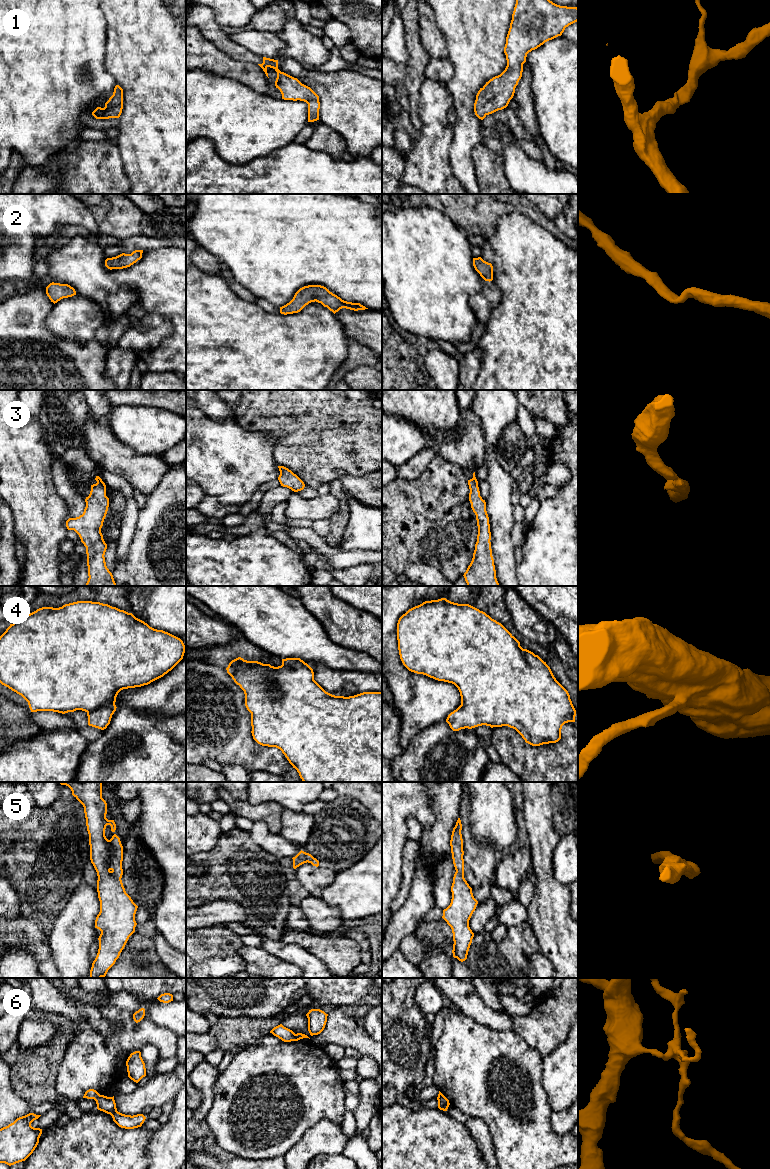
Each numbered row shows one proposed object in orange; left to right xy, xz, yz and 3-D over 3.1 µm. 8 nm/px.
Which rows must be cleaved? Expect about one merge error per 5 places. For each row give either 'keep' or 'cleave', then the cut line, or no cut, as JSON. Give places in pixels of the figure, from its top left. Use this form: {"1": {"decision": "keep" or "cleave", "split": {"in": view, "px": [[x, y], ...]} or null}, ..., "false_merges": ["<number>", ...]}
{"1": {"decision": "keep", "split": null}, "2": {"decision": "keep", "split": null}, "3": {"decision": "keep", "split": null}, "4": {"decision": "keep", "split": null}, "5": {"decision": "keep", "split": null}, "6": {"decision": "cleave", "split": {"in": "xz", "px": [[295, 1034], [293, 1040]]}}, "false_merges": ["6"]}

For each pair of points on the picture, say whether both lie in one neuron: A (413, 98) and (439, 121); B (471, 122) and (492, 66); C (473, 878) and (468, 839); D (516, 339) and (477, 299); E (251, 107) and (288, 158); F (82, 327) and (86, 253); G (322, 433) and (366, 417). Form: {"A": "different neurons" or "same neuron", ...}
{"A": "different neurons", "B": "same neuron", "C": "same neuron", "D": "different neurons", "E": "different neurons", "F": "different neurons", "G": "same neuron"}

